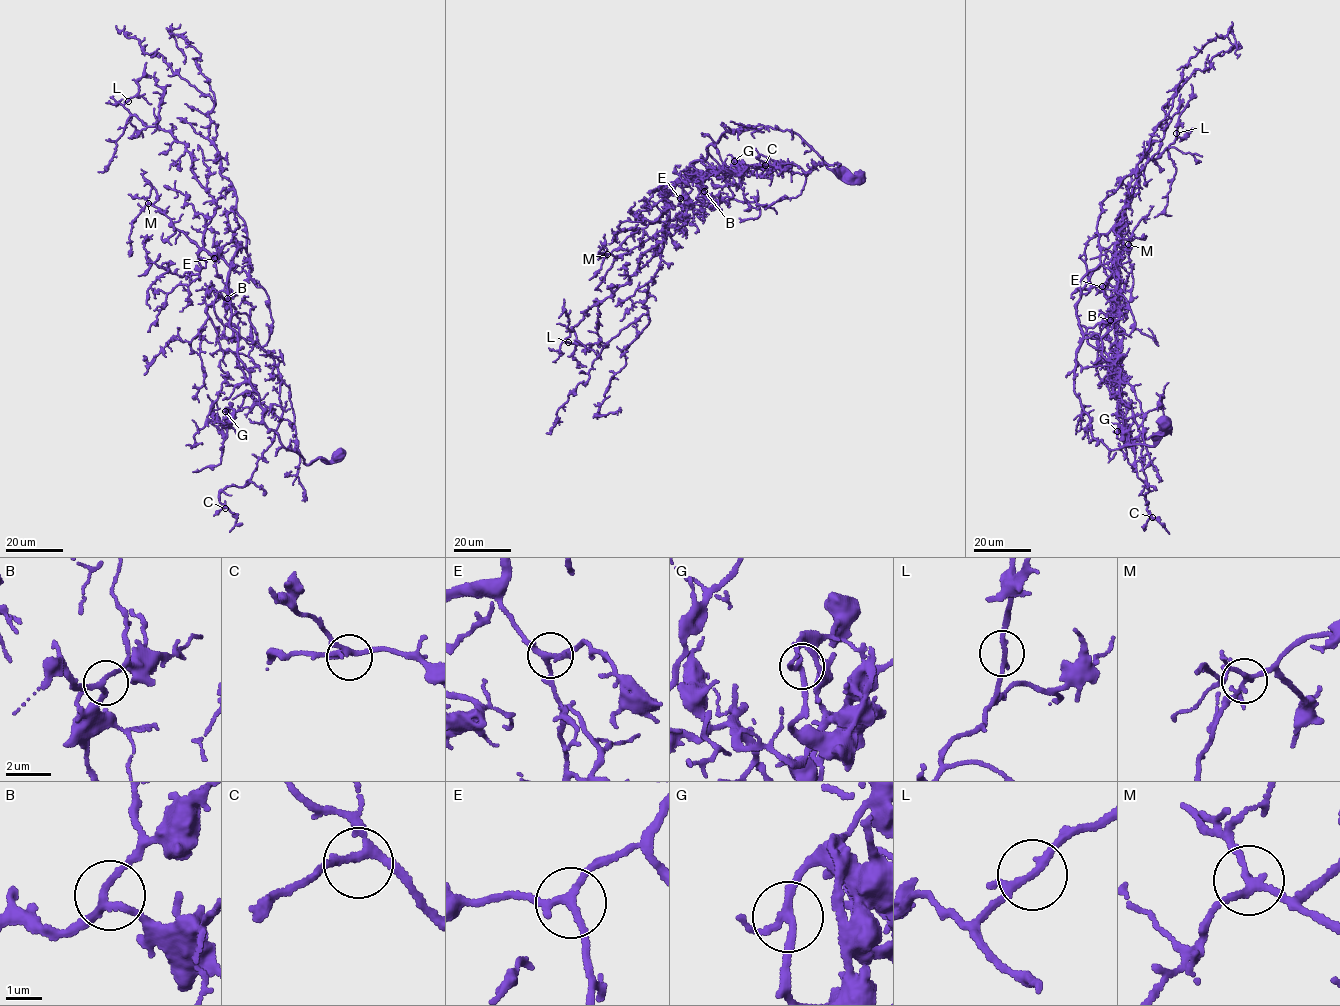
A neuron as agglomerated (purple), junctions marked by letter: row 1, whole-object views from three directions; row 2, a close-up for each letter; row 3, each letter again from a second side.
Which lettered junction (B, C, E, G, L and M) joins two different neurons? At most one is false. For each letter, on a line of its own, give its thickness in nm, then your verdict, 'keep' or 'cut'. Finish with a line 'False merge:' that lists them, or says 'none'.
B: 190 nm thick; keep
C: 200 nm thick; keep
E: 200 nm thick; keep
G: 180 nm thick; keep
L: 180 nm thick; keep
M: 190 nm thick; keep
False merge: none

